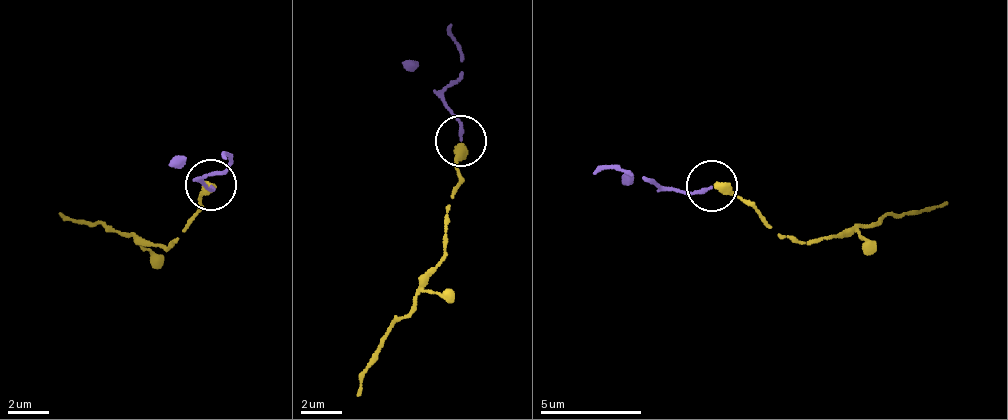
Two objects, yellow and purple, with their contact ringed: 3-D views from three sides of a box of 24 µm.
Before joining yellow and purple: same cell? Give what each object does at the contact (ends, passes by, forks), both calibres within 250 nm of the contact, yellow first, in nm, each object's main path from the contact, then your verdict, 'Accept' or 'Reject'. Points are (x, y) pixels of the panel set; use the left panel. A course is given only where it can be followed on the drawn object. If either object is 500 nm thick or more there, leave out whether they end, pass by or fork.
At the ring yellow ends. At the ring purple ends. Thickness 440 nm (yellow) against 150 nm. Course of yellow: (212, 184), (198, 215), (164, 250), (100, 223), (58, 211). Course of purple: (212, 184), (212, 190), (200, 177), (225, 169), (225, 157). Accept

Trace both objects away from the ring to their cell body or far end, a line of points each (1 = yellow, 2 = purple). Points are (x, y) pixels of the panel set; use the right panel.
1: (713, 184), (757, 211), (788, 240), (828, 241), (889, 215), (948, 201)
2: (713, 184), (687, 194), (643, 177), (591, 172)

